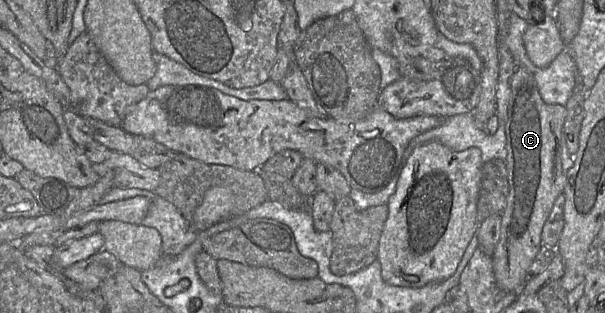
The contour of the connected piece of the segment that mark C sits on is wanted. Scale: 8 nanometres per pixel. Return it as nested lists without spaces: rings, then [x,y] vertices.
[[[517,66],[512,78],[505,126],[509,192],[502,213],[501,230],[493,254],[493,271],[499,288],[519,292],[525,285],[528,268],[542,247],[542,230],[554,202],[563,194],[566,172],[561,162],[562,135],[567,109],[546,104],[533,75]]]

